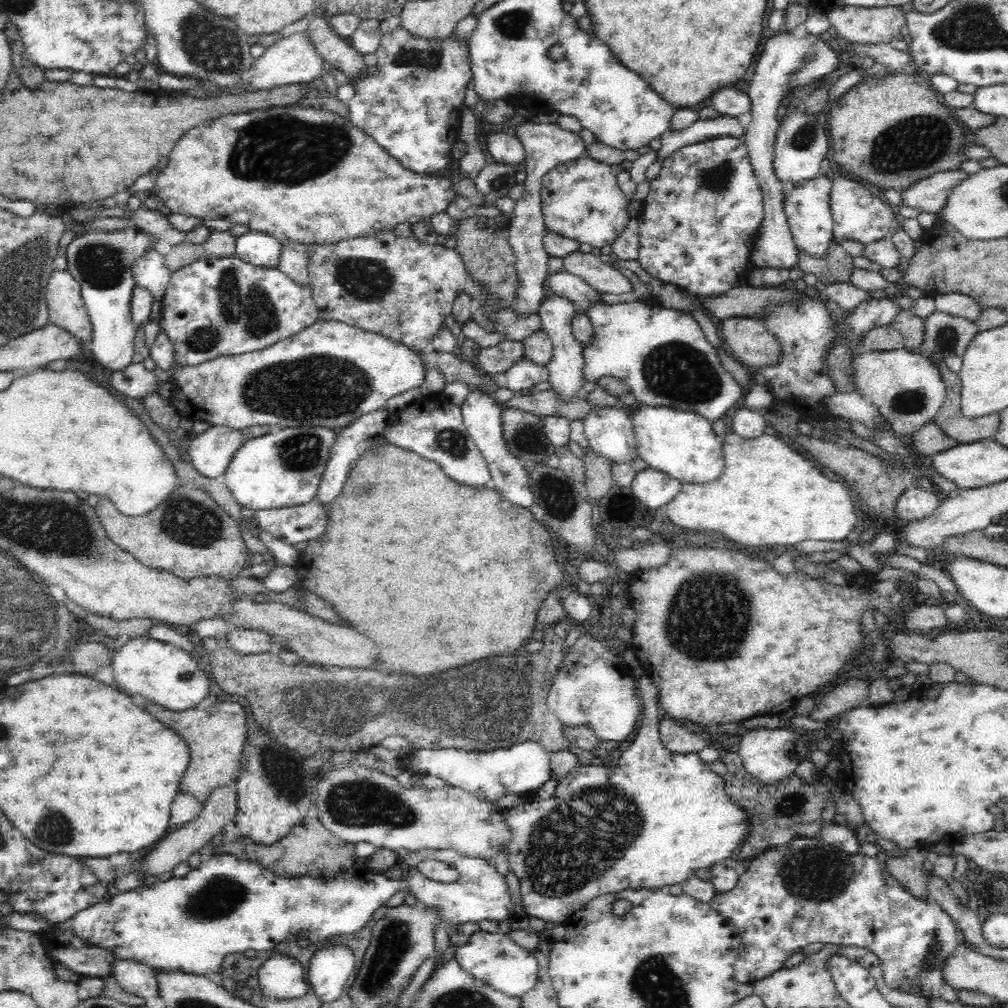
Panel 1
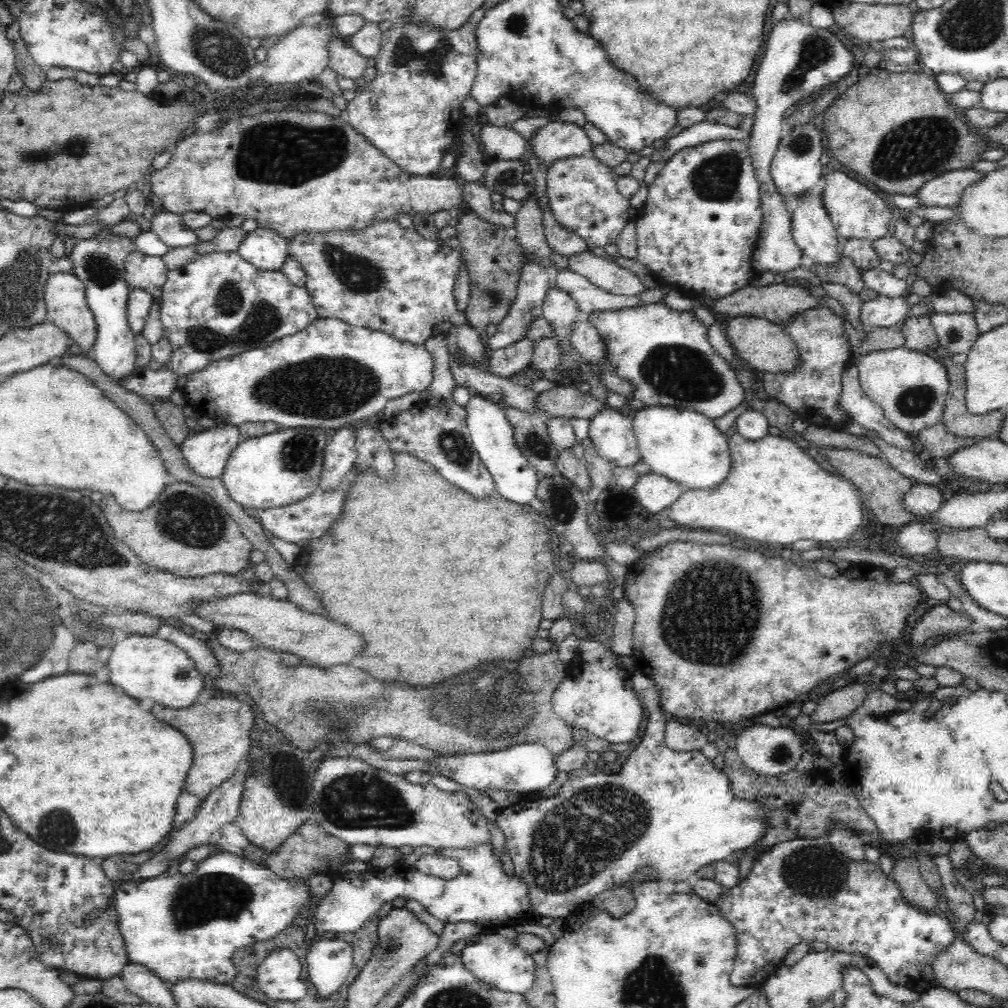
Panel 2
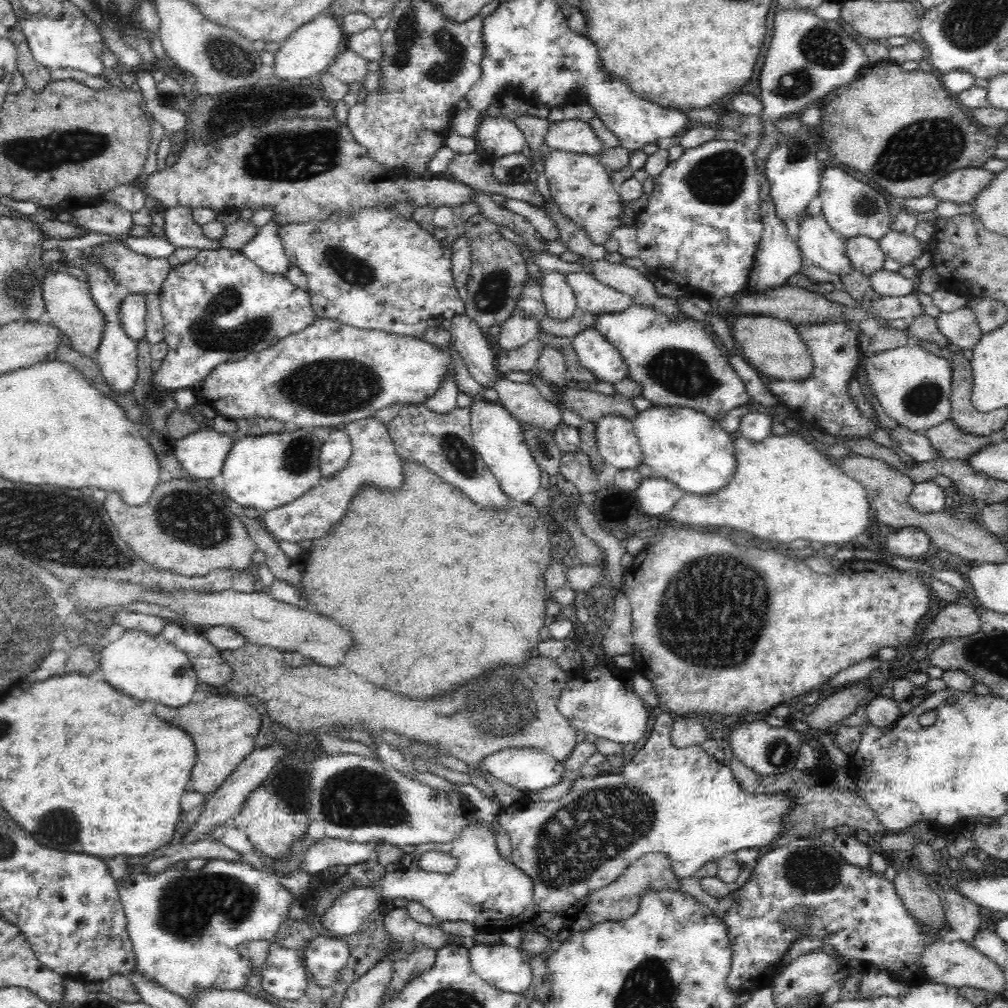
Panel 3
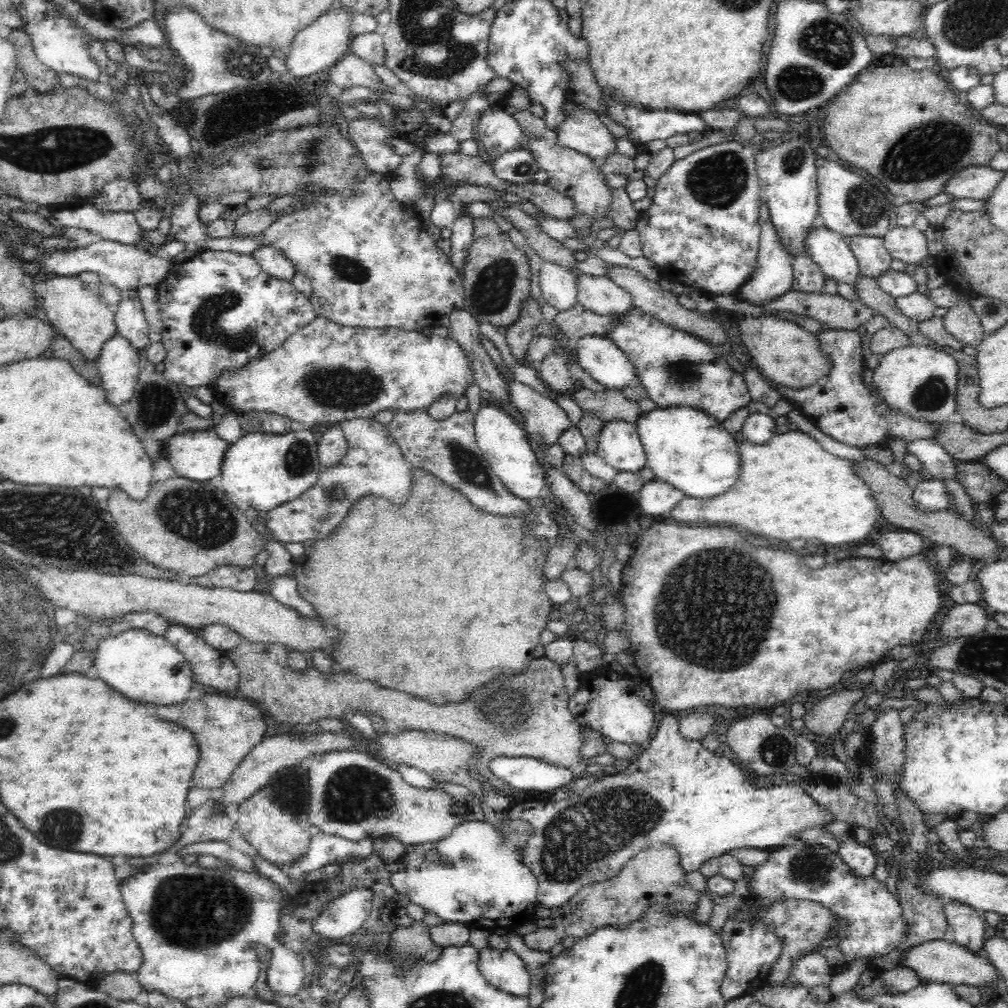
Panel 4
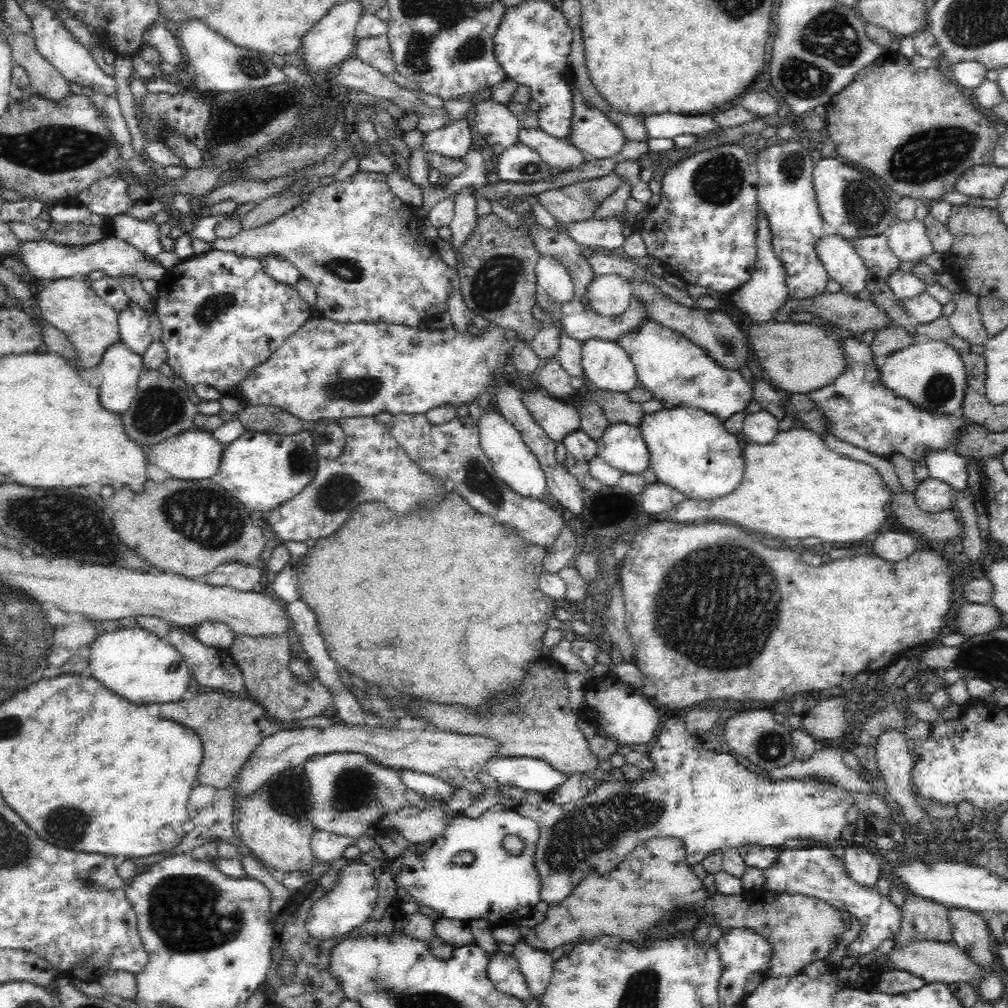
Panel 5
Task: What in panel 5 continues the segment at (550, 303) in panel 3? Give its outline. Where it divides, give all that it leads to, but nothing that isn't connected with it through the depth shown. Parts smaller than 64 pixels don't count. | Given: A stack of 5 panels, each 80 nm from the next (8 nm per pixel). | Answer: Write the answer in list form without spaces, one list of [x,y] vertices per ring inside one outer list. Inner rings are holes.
[[[539,257],[535,276],[538,287],[558,304],[566,304],[574,297],[574,282],[569,272],[554,257]]]

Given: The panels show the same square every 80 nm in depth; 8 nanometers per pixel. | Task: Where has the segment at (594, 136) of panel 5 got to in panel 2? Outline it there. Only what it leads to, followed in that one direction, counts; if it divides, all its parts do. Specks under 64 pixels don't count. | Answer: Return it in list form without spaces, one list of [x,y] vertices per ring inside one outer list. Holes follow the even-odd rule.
[[[554,120],[544,124],[528,143],[529,154],[534,155],[538,165],[548,168],[557,160],[581,157],[591,151],[593,145],[579,122]]]

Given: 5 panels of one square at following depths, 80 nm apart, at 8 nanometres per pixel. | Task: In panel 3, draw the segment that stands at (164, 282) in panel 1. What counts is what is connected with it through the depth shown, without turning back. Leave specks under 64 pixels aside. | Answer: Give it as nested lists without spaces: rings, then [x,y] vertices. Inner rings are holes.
[[[120,241],[98,247],[102,265],[111,270],[118,285],[126,286],[126,290],[134,294],[160,294],[171,269],[166,258],[138,254]]]

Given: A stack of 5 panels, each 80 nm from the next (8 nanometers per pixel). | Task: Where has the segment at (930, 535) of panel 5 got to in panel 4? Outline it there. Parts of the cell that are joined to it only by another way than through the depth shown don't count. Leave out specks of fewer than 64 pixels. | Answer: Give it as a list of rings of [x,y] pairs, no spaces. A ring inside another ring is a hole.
[[[866,458],[854,461],[854,470],[855,476],[865,481],[871,492],[874,493],[880,516],[886,521],[898,526],[899,529],[914,531],[924,540],[928,540],[938,547],[950,547],[956,559],[966,555],[972,556],[976,560],[998,560],[996,556],[998,556],[1000,548],[995,542],[996,540],[993,537],[986,536],[984,530],[957,515],[952,508],[934,513],[926,513],[916,509],[912,501],[914,488],[911,481],[890,473],[887,467],[878,461]]]

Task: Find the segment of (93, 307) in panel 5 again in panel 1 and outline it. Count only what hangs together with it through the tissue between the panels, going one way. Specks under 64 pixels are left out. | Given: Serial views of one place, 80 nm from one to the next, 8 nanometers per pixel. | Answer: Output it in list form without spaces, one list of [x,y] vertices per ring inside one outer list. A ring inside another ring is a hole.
[[[66,269],[53,270],[45,297],[52,324],[66,329],[84,343],[90,341],[92,325],[81,300],[81,287]]]

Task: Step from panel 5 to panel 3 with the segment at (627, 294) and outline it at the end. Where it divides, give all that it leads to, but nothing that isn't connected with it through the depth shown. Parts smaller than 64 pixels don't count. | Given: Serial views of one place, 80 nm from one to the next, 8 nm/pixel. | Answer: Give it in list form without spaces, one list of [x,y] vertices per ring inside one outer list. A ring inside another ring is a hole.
[[[568,272],[565,278],[576,297],[577,307],[593,315],[620,312],[634,304],[631,296],[603,286],[588,272]]]

